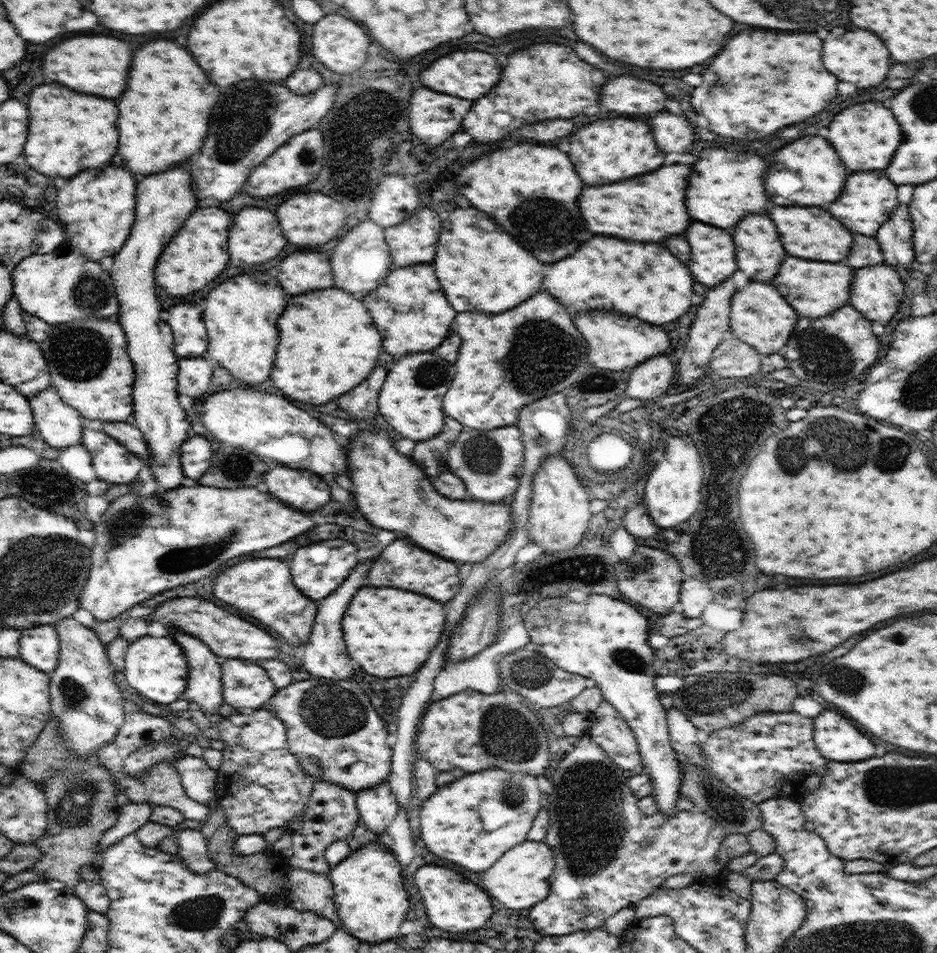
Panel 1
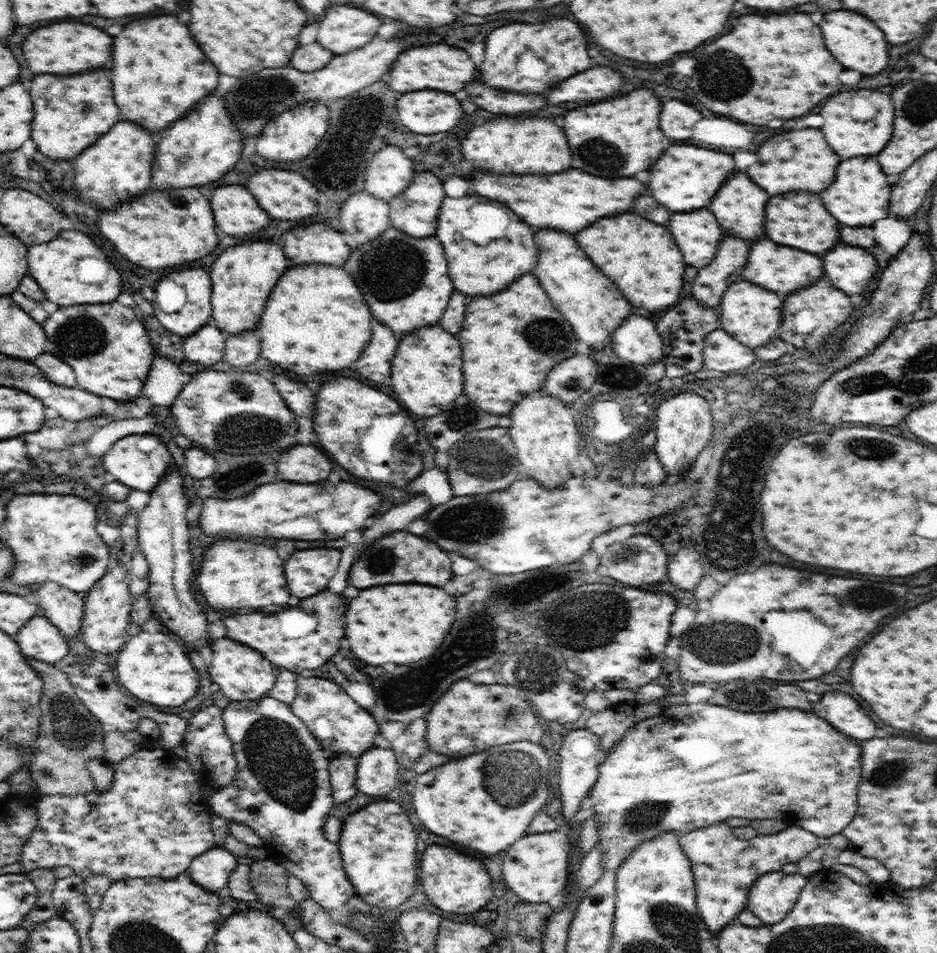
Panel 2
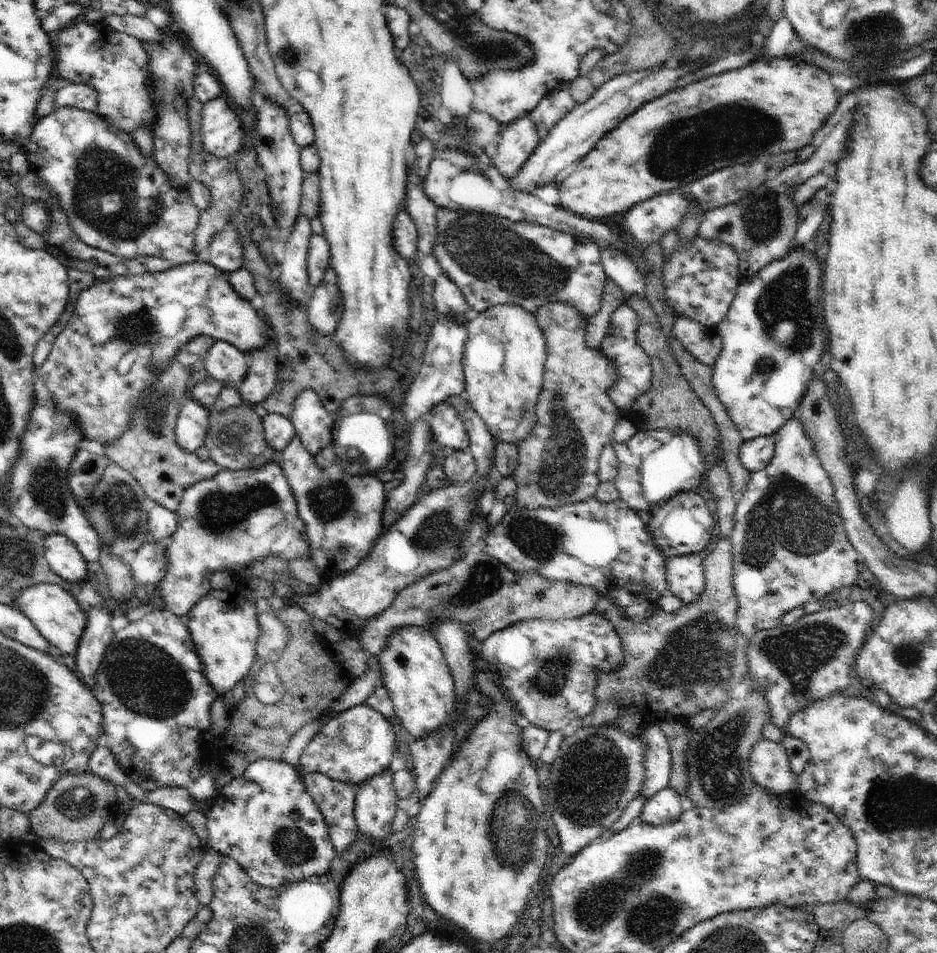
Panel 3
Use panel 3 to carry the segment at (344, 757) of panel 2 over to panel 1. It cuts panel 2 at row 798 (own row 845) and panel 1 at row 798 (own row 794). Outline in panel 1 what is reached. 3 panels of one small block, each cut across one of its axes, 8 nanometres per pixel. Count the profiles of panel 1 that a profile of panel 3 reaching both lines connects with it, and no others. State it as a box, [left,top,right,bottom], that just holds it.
[287,782,360,873]

